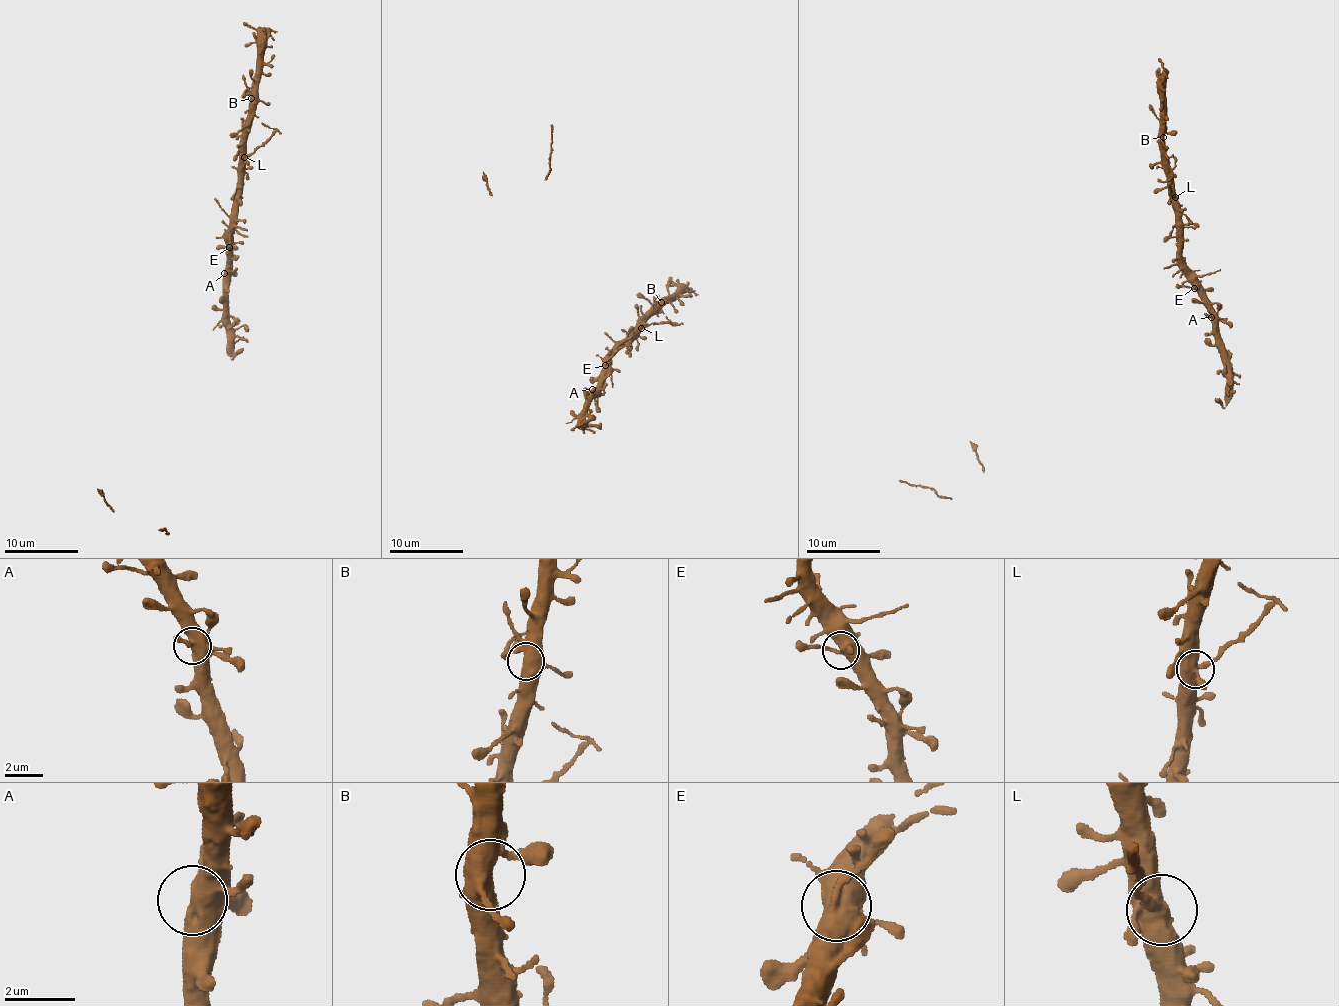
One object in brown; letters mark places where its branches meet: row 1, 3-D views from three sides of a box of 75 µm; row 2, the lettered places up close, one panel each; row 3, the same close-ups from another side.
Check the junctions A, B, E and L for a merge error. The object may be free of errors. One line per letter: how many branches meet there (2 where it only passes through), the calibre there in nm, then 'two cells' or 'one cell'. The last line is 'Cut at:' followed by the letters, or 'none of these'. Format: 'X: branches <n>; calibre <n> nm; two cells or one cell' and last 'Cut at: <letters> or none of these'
A: branches 4; calibre 500 nm; one cell
B: branches 4; calibre 460 nm; one cell
E: branches 4; calibre 480 nm; one cell
L: branches 4; calibre 480 nm; two cells
Cut at: L

